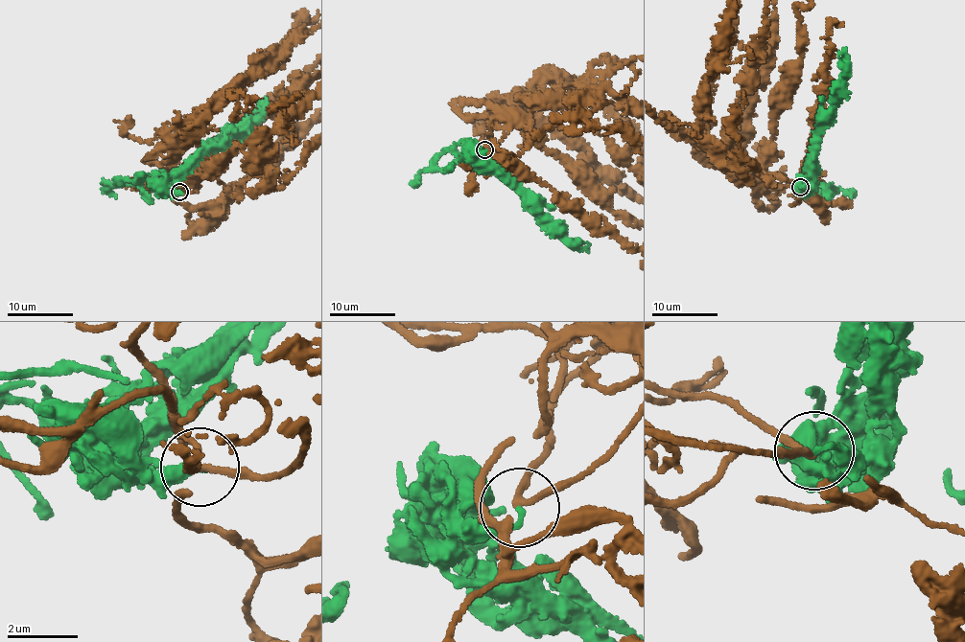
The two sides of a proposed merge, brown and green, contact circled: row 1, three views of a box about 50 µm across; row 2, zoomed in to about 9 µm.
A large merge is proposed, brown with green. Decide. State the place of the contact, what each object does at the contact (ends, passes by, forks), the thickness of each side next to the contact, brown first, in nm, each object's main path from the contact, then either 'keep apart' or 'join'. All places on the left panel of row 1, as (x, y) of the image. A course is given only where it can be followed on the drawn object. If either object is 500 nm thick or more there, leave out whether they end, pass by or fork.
place (179, 192); brown forks; green ends; calibres 140 and 140 nm; course brown (179, 192), (167, 170), (188, 142), (298, 97), (314, 25); course green (179, 192), (172, 193), (168, 190), (175, 171), (203, 153), (216, 140), (257, 114), (258, 106), (267, 98); join

